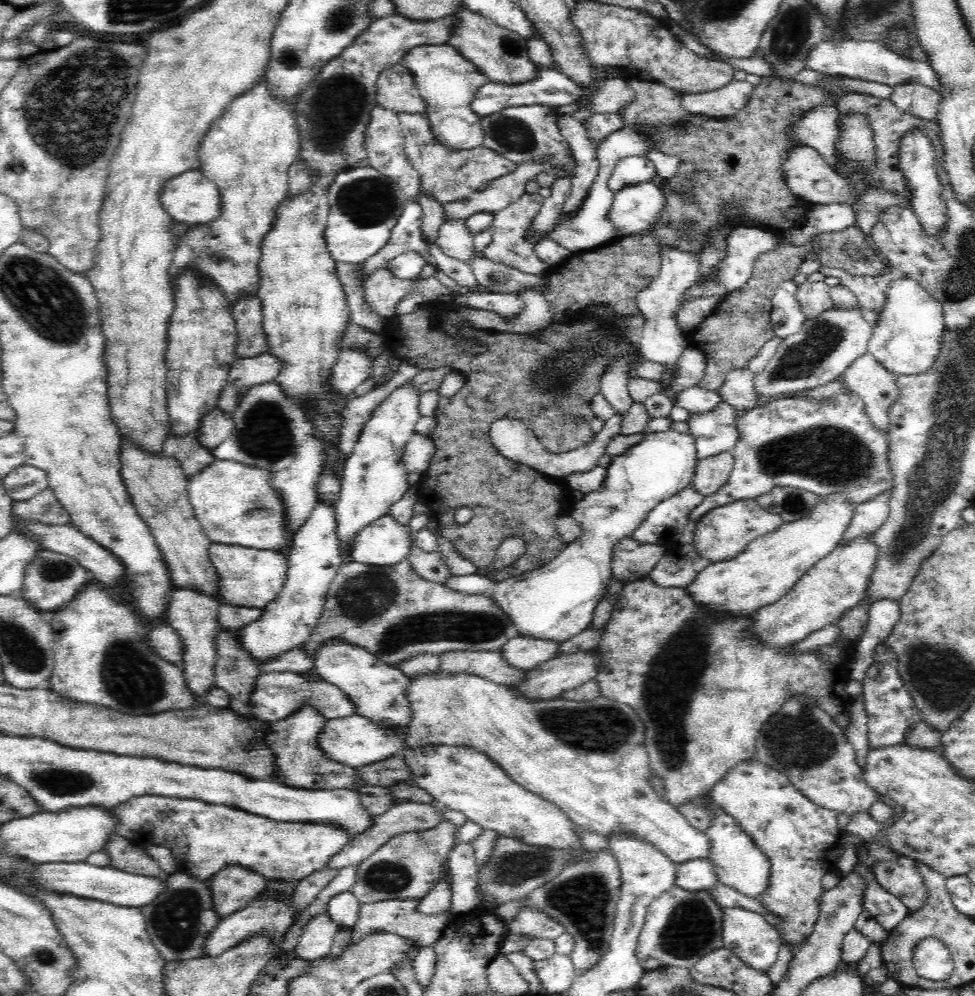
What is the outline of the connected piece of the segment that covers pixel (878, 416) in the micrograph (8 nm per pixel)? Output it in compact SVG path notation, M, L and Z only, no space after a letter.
M867 353L848 367L842 380L866 401L866 409L878 427L890 424L890 410L902 400L904 392L894 373Z

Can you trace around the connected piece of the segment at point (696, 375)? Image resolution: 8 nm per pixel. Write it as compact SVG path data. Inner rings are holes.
M688 345L679 359L678 369L675 376L678 377L678 386L674 390L670 390L667 396L673 400L676 394L682 392L684 387L696 385L701 380L701 376L705 372L706 354L694 345Z

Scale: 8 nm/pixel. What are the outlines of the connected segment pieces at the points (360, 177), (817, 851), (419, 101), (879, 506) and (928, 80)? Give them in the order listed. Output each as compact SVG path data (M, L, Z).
M356 166L333 176L327 188L330 205L325 238L329 252L337 261L362 265L390 243L394 228L407 208L407 196L387 176L372 166Z
M754 758L732 768L728 776L714 787L710 799L726 812L742 835L747 836L751 844L767 858L769 863L767 885L761 893L757 894L757 899L765 914L773 920L771 925L778 933L782 946L794 957L794 954L800 952L800 948L814 934L814 928L821 915L824 894L822 878L830 870L831 858L841 854L842 847L852 844L854 840L838 831L833 810L812 802L790 782L788 776Z
M400 63L394 64L390 68L386 68L380 75L378 80L377 92L378 105L383 106L391 111L396 111L400 114L427 116L428 103L422 98L419 90L416 88L413 76L407 68L404 68Z
M882 496L878 500L870 500L862 506L853 508L849 523L846 524L837 546L844 548L858 540L869 540L880 531L888 520L889 498L890 496Z
M826 40L819 44L816 50L812 50L812 58L808 60L808 68L829 75L870 80L870 82L881 82L888 85L902 82L904 79L918 79L922 80L922 83L936 87L939 91L934 73L928 68L924 60L918 62L902 60L882 48L877 41L850 40L850 42L833 46Z

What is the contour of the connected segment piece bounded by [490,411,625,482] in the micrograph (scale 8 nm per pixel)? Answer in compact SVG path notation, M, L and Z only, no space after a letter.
M615 412L608 420L605 420L603 429L596 434L596 438L587 445L575 448L571 451L551 453L539 442L535 434L520 420L502 419L496 420L490 430L490 441L498 447L498 450L506 458L525 464L550 481L559 482L563 476L571 472L582 472L596 467L597 460L605 453L606 447L613 436L621 433L624 413Z

